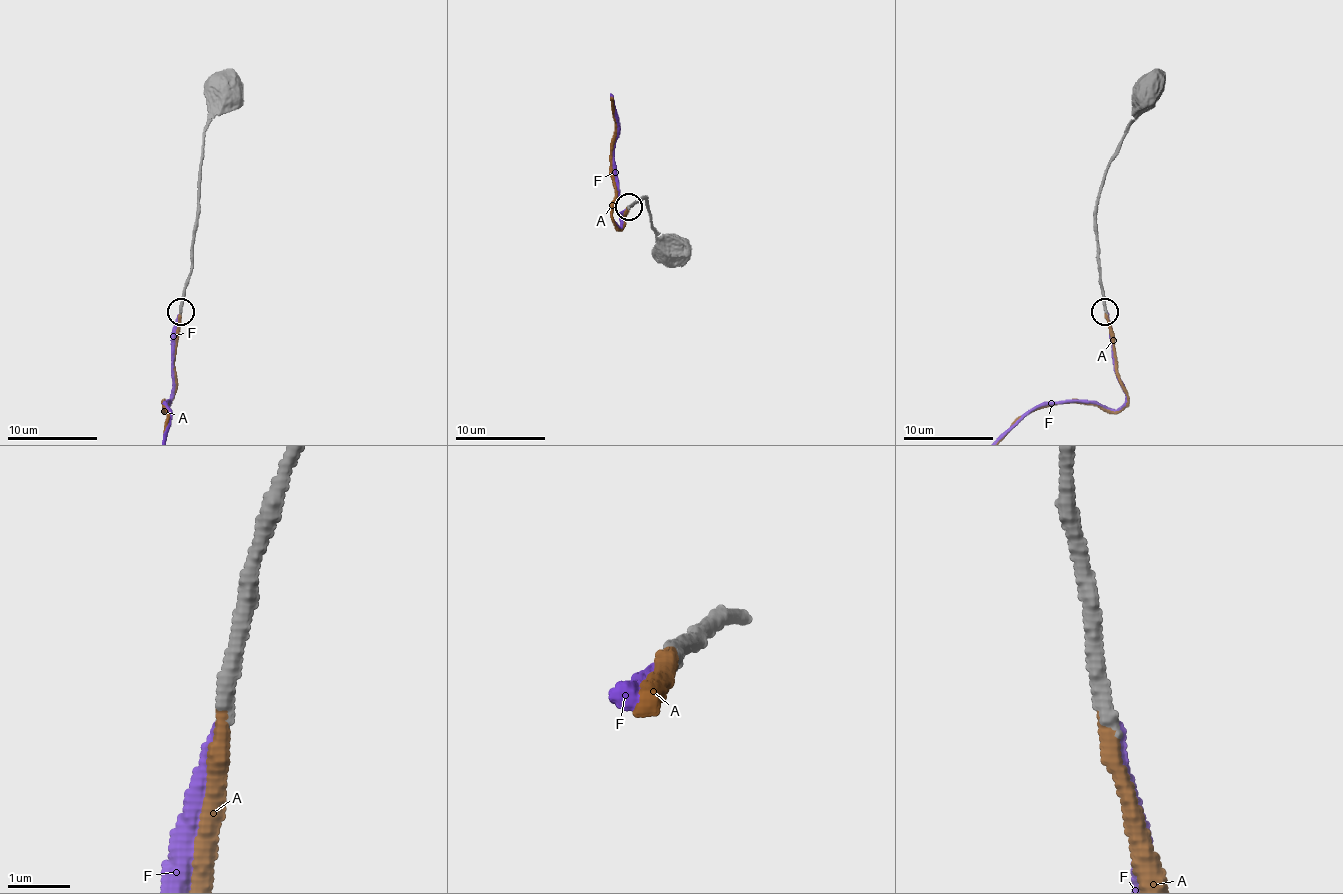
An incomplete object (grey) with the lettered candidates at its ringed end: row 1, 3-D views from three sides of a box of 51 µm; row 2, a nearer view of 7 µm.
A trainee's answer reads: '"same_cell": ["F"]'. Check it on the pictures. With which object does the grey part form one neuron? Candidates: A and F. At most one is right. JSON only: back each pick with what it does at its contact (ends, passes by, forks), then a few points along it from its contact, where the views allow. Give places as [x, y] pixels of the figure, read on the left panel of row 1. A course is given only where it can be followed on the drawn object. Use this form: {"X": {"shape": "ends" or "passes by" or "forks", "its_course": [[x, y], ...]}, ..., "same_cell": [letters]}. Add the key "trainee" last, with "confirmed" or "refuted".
{"A": {"shape": "ends"}, "same_cell": ["A"], "trainee": "refuted"}

